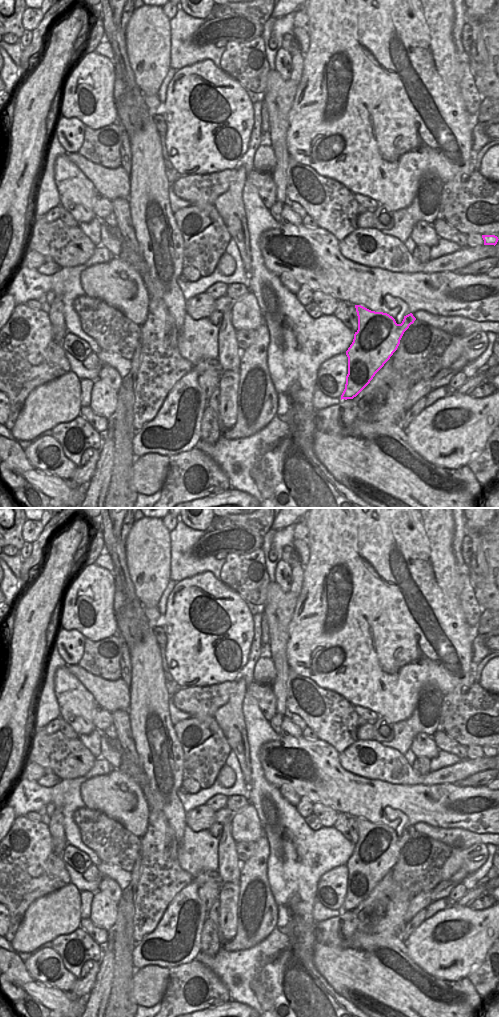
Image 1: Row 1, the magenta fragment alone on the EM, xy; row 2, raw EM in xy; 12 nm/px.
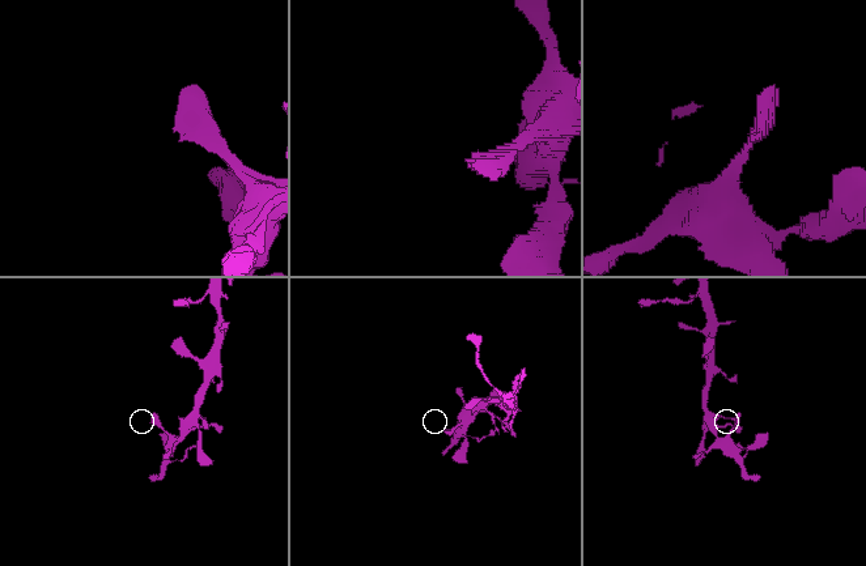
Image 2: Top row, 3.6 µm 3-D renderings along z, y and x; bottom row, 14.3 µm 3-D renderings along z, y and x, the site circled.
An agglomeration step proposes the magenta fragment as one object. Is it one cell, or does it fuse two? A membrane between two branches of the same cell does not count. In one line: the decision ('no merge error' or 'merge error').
no merge error

